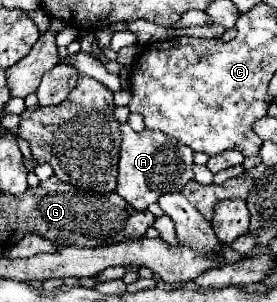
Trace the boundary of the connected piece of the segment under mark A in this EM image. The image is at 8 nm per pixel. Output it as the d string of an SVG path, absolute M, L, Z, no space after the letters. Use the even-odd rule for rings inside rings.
M120 124L122 132L122 146L120 146L120 168L118 168L118 186L116 192L136 210L148 208L152 202L158 202L160 194L168 190L180 192L188 180L194 178L192 174L192 148L184 146L184 142L176 138L168 138L168 134L160 130L134 132L128 124Z

